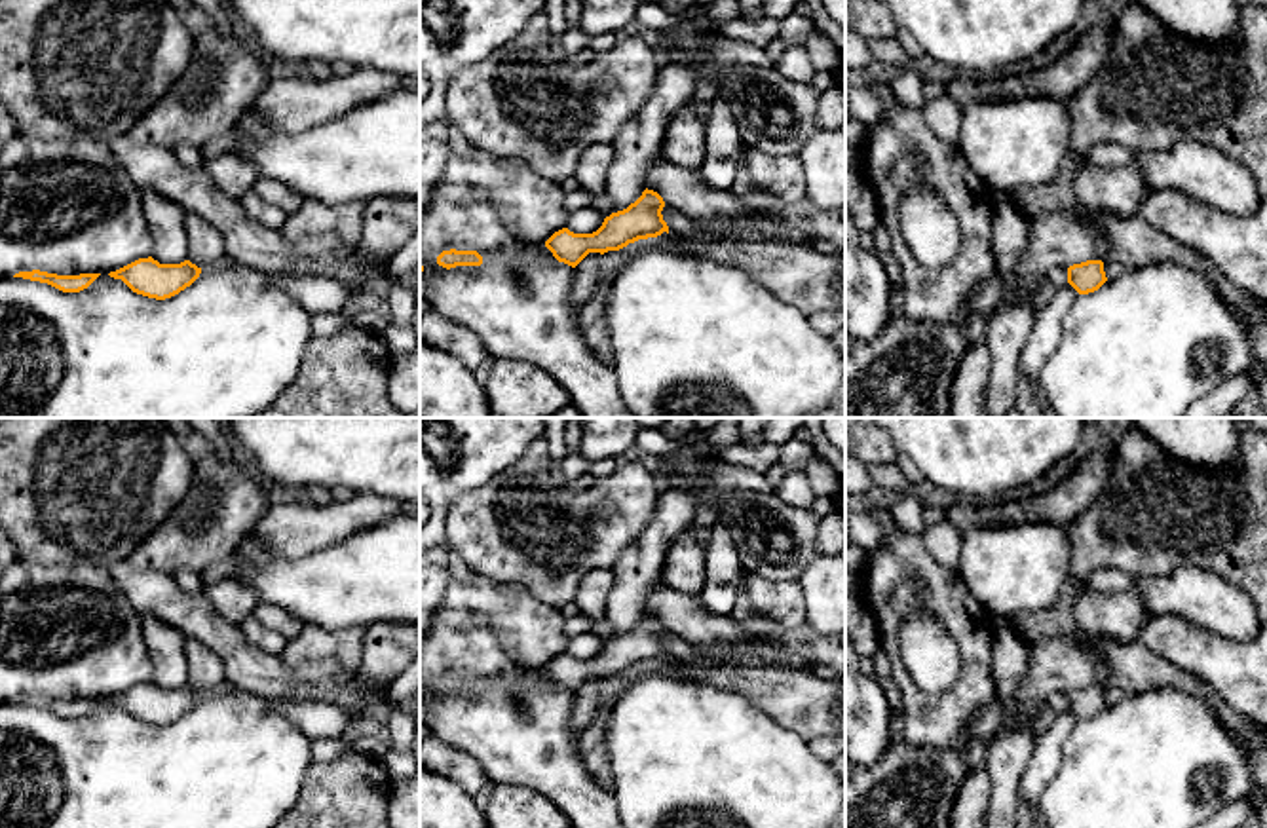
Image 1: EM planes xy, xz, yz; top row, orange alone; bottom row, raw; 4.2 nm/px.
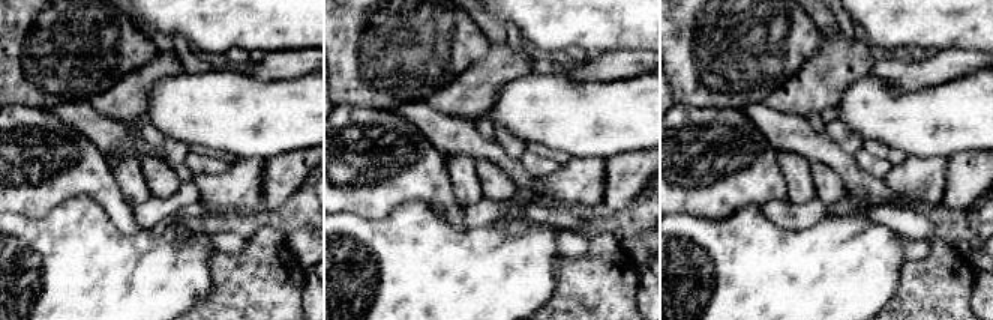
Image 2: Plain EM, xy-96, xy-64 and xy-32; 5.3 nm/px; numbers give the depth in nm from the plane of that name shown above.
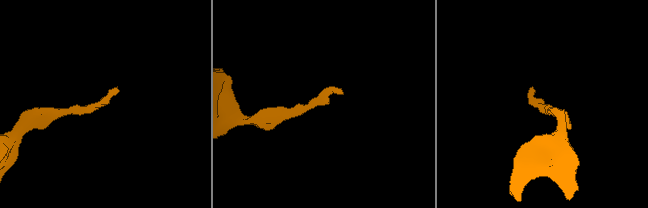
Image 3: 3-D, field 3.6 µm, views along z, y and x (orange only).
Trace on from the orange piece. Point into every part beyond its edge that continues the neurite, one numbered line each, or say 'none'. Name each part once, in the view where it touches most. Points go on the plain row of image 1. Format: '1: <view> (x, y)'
none

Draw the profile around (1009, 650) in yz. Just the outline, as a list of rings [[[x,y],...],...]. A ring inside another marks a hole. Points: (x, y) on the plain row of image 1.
[[[995,619],[993,627],[993,682],[1005,703],[1012,701],[1026,680],[1028,644],[1016,634],[1011,619]]]

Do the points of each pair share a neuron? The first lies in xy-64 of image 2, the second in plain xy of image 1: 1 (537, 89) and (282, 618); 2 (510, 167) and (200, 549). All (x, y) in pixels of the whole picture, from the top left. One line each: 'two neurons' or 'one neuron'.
1: two neurons
2: two neurons

